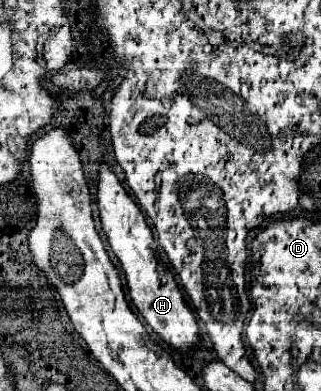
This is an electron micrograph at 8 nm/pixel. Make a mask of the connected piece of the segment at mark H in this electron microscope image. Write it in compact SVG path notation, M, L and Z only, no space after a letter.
M99 162L99 184L97 184L97 204L99 204L99 216L103 232L109 240L109 246L113 254L119 258L121 268L127 278L129 294L133 306L139 310L139 314L145 318L145 322L173 348L181 352L189 352L199 344L199 328L197 320L187 306L175 278L159 280L157 272L157 242L151 234L151 228L145 222L143 212L139 206L131 200L123 184L119 182L117 174L111 170L107 162Z

